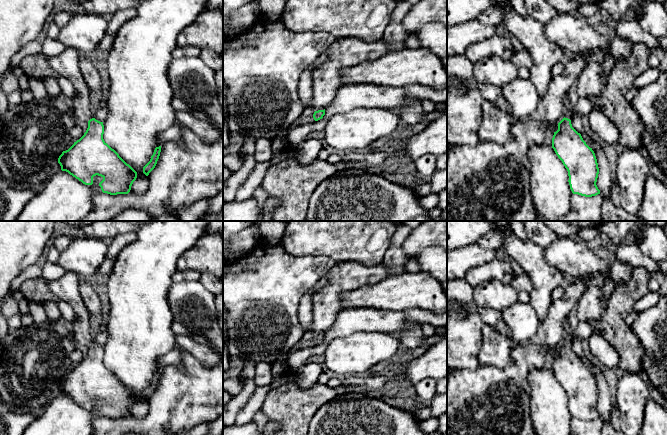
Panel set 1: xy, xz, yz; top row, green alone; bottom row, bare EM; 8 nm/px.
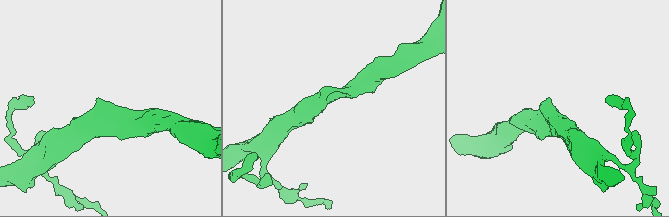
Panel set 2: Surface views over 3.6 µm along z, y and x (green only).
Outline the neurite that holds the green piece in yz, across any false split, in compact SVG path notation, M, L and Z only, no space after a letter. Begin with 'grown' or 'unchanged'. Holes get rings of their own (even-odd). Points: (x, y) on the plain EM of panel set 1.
grown | M568 317L564 320L564 342L552 362L552 372L568 395L573 418L592 421L600 418L596 406L599 392L594 375L571 348L573 333Z

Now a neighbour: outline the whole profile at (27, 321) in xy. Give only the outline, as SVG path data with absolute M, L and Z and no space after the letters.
M30 313L21 316L22 319L22 329L32 329L35 327L34 320Z

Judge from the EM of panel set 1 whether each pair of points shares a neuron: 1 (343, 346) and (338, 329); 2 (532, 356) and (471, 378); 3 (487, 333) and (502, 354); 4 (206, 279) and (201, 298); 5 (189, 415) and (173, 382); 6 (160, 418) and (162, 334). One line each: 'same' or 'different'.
1: different
2: same
3: same
4: different
5: same
6: different

